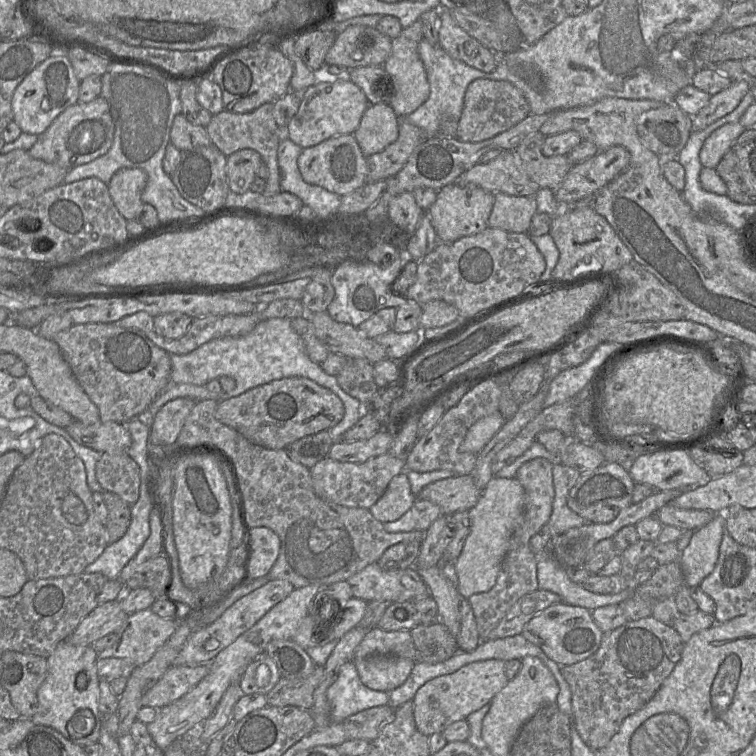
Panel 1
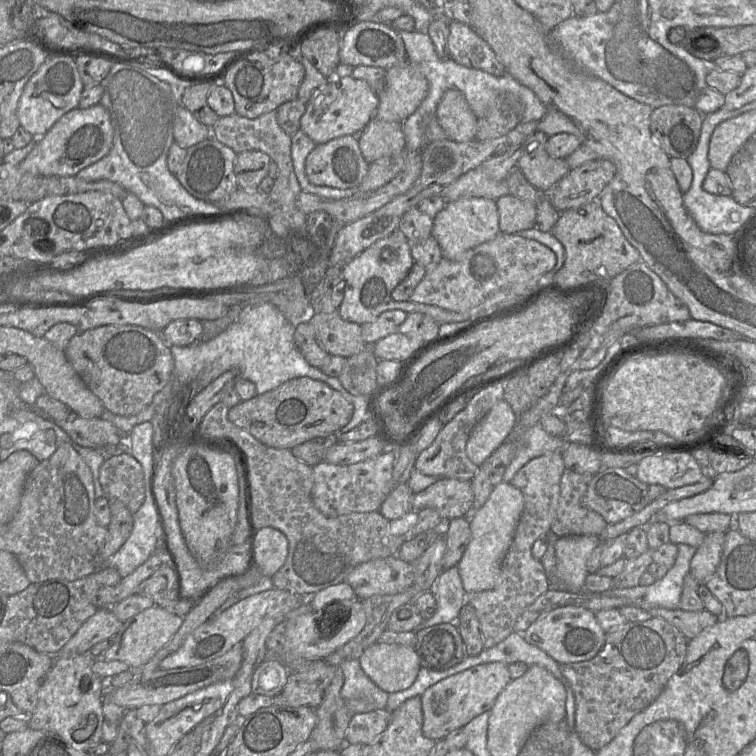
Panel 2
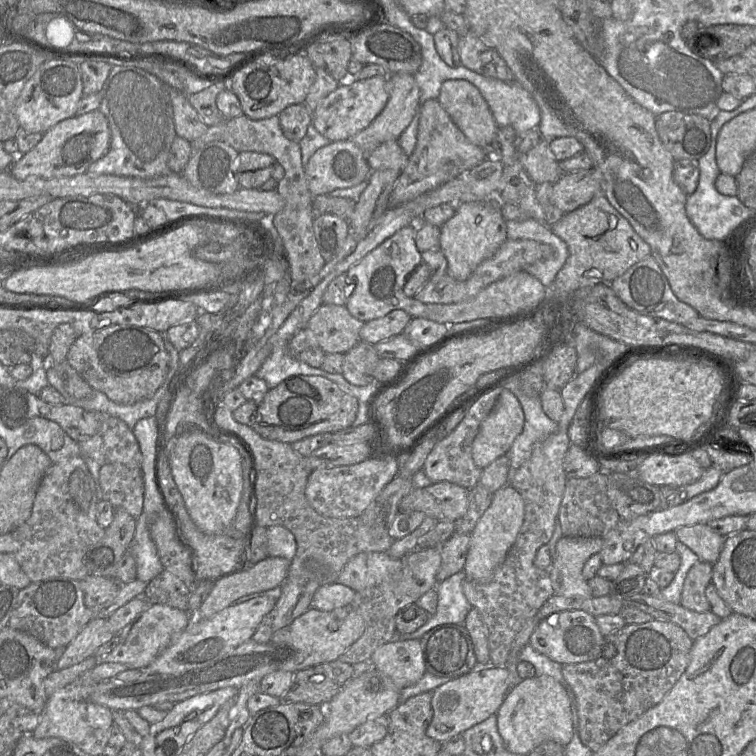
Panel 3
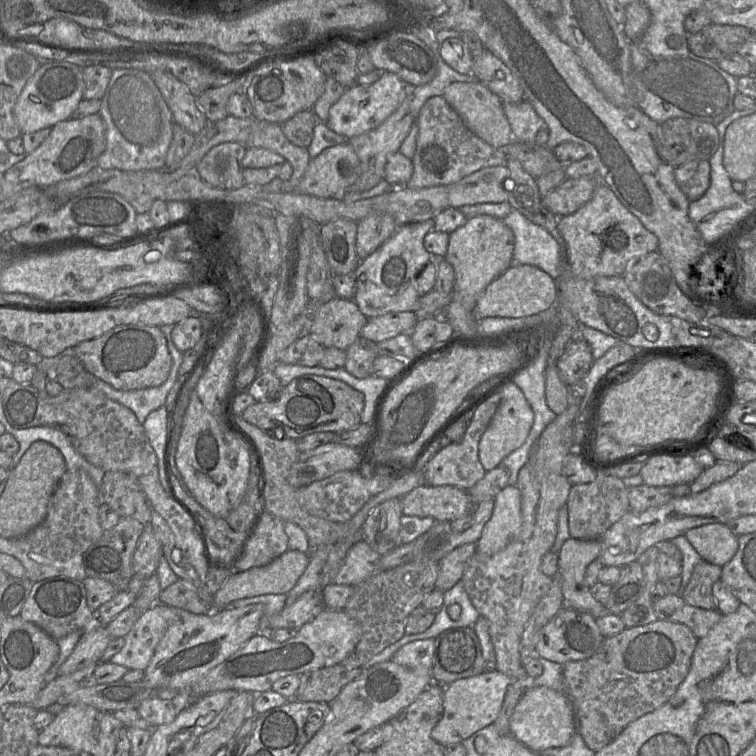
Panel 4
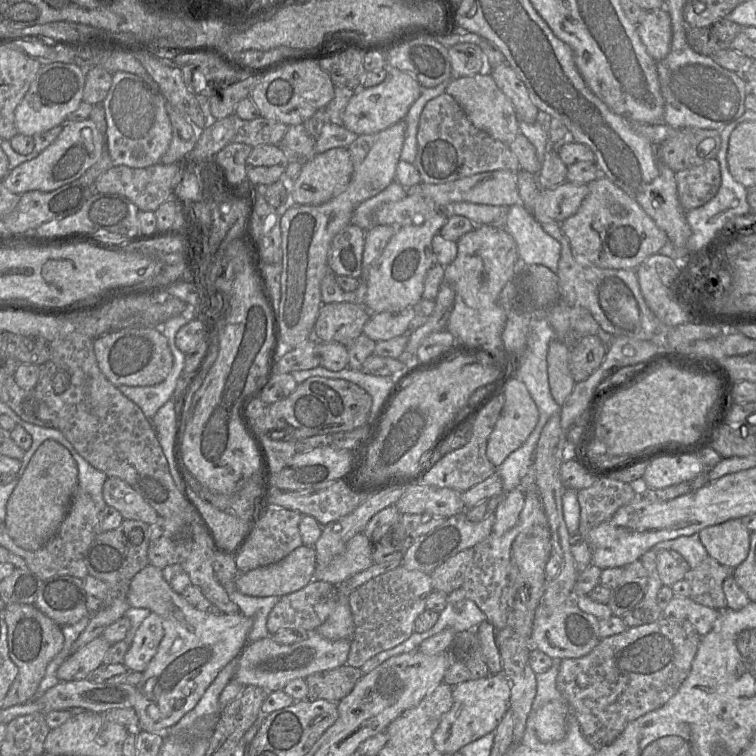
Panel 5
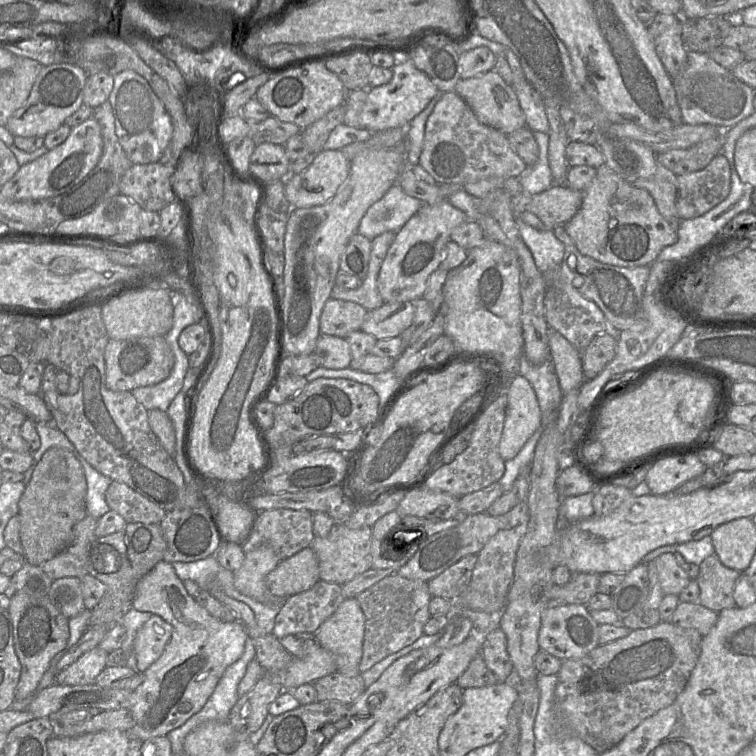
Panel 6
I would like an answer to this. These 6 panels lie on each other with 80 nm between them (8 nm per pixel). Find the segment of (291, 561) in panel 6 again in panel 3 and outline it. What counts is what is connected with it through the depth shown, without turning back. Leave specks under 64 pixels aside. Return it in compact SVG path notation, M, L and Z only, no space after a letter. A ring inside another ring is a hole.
M267 557L239 572L220 577L198 610L190 612L190 617L210 618L240 597L281 587L287 579L290 563L286 558Z

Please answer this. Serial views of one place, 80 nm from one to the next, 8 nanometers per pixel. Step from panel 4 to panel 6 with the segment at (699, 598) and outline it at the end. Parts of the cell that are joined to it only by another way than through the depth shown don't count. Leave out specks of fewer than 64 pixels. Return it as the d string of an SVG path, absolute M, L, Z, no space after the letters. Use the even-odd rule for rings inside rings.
M716 554L707 557L695 579L700 588L699 603L717 613L735 607L733 591L741 575L742 572L724 566Z

